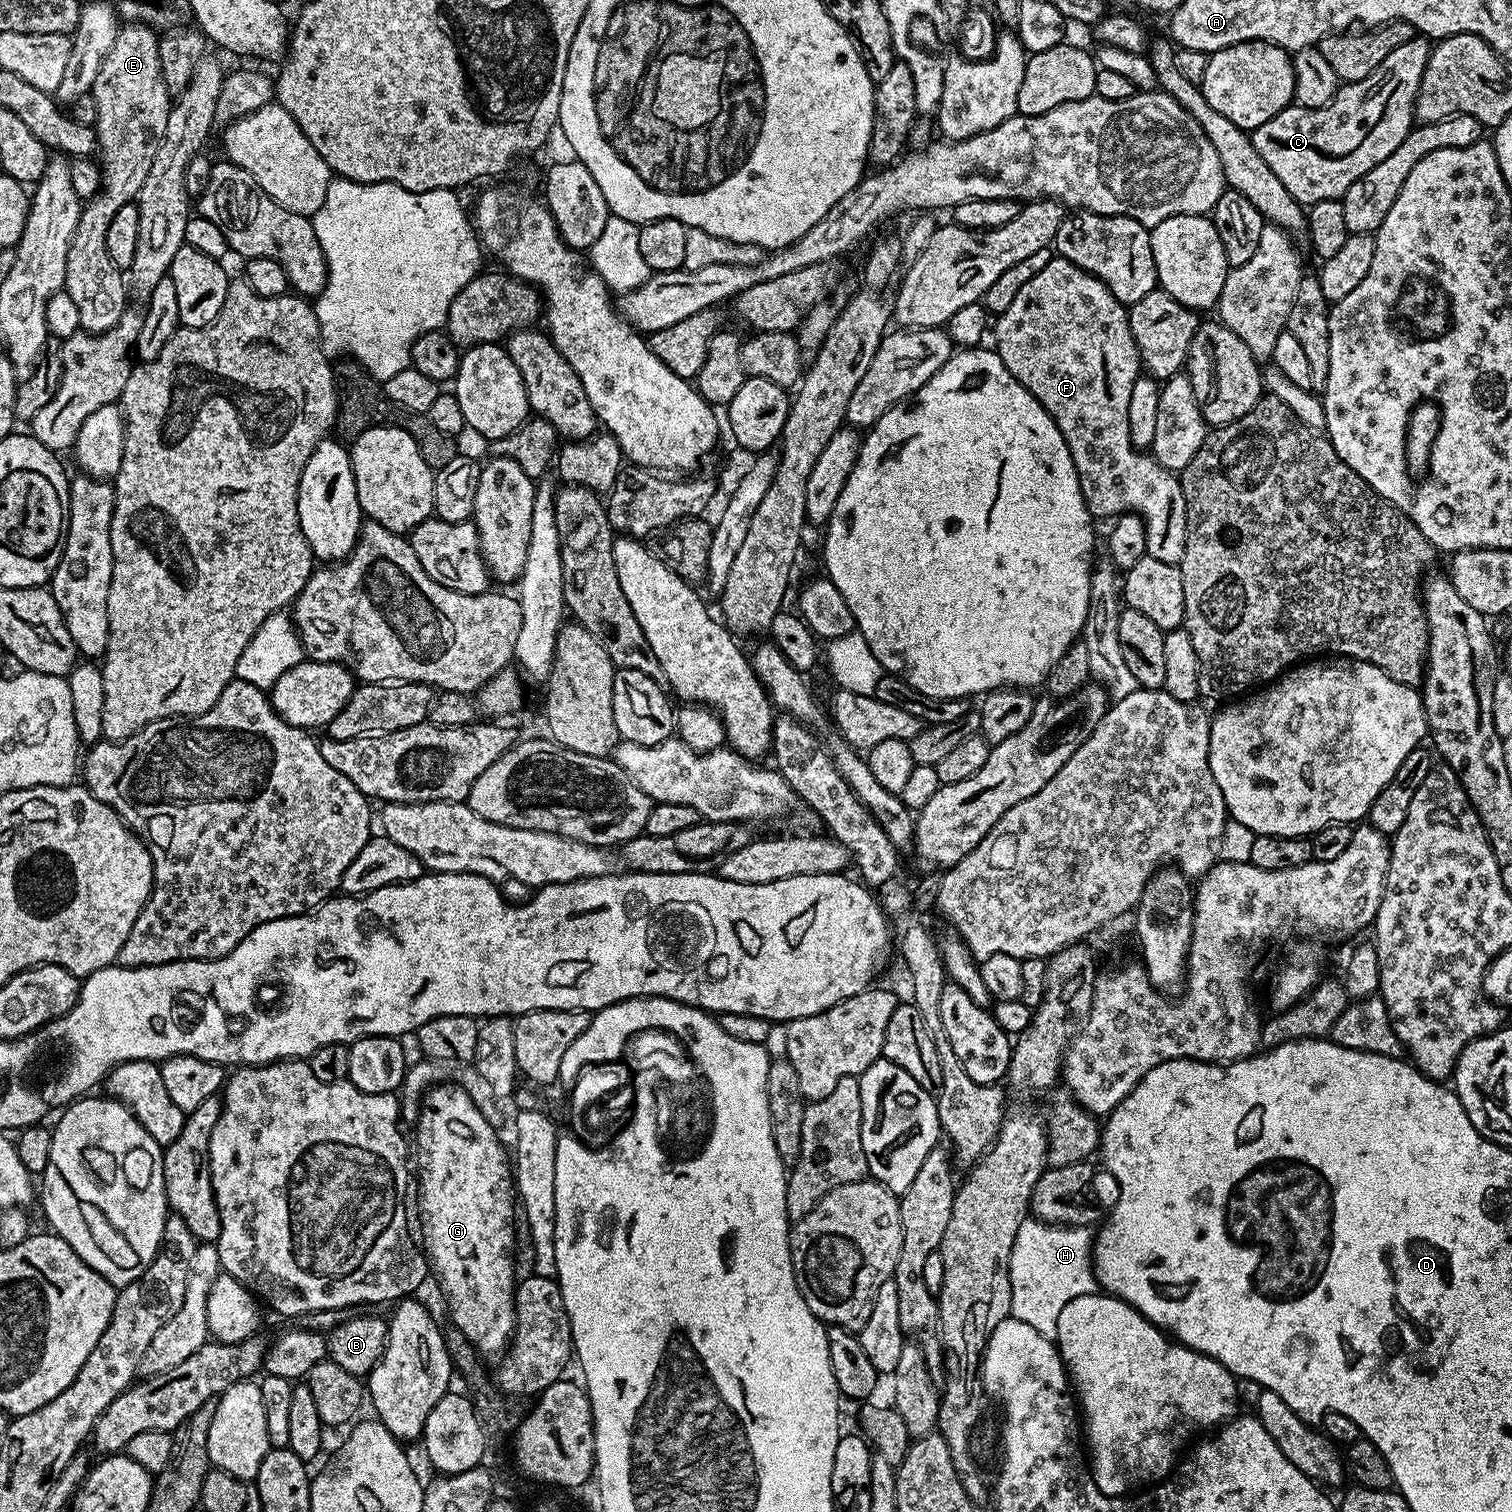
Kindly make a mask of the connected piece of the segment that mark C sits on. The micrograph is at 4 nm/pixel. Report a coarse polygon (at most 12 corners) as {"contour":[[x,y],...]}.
{"contour":[[1417,34],[1325,108],[1251,129],[1294,199],[1343,198],[1414,126]]}

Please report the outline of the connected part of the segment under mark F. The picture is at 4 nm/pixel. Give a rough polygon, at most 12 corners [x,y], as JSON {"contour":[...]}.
{"contour":[[1054,258],[994,351],[1054,418],[1093,518],[1186,554],[1180,477],[1130,438],[1128,308]]}

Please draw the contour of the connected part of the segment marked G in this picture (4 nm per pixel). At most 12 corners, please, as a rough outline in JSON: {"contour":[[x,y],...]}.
{"contour":[[464,1088],[424,1094],[422,1248],[477,1353],[516,1327],[510,1156]]}

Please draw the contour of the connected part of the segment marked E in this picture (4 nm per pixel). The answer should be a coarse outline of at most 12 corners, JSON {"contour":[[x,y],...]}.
{"contour":[[129,23],[91,90],[100,190],[81,207],[63,291],[81,329],[129,307],[106,229],[158,154],[173,97],[160,36]]}

